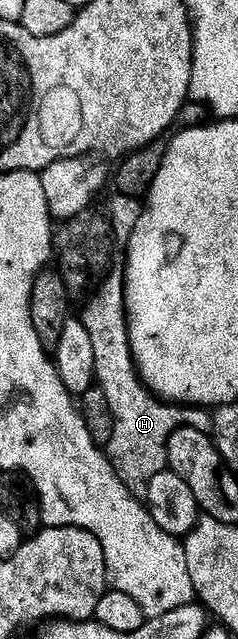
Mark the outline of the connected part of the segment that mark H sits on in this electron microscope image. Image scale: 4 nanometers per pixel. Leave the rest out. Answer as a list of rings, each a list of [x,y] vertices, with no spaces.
[[[110,280],[102,298],[81,309],[85,317],[82,324],[91,335],[92,350],[96,359],[96,382],[107,395],[108,406],[112,406],[114,429],[108,445],[108,455],[118,476],[131,490],[141,489],[156,474],[167,471],[168,442],[180,427],[206,430],[211,427],[212,416],[209,411],[193,406],[179,406],[159,400],[141,380],[137,364],[131,353],[129,326],[122,326],[126,314],[120,314],[118,306],[118,282]]]

